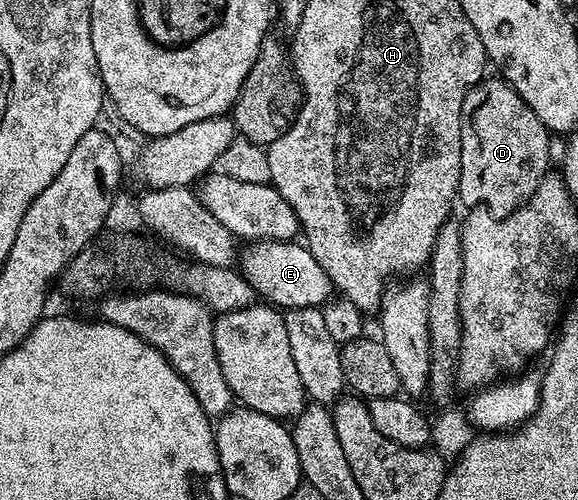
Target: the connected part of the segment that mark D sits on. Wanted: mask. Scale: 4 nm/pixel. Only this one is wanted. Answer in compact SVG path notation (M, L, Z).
M485 77L480 84L472 87L464 94L462 101L462 161L460 162L459 202L465 203L465 208L486 207L494 215L501 217L515 211L545 175L548 167L548 138L550 132L538 121L534 109L518 97L516 90L499 77Z

